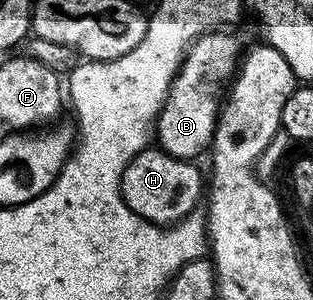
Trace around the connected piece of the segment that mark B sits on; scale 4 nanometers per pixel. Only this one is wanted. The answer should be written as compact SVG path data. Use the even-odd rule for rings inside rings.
M219 29L196 39L170 84L169 99L157 116L156 143L161 150L175 155L177 159L193 160L198 157L194 155L213 144L218 112L224 102L224 85L233 80L244 54L241 37L232 32Z

